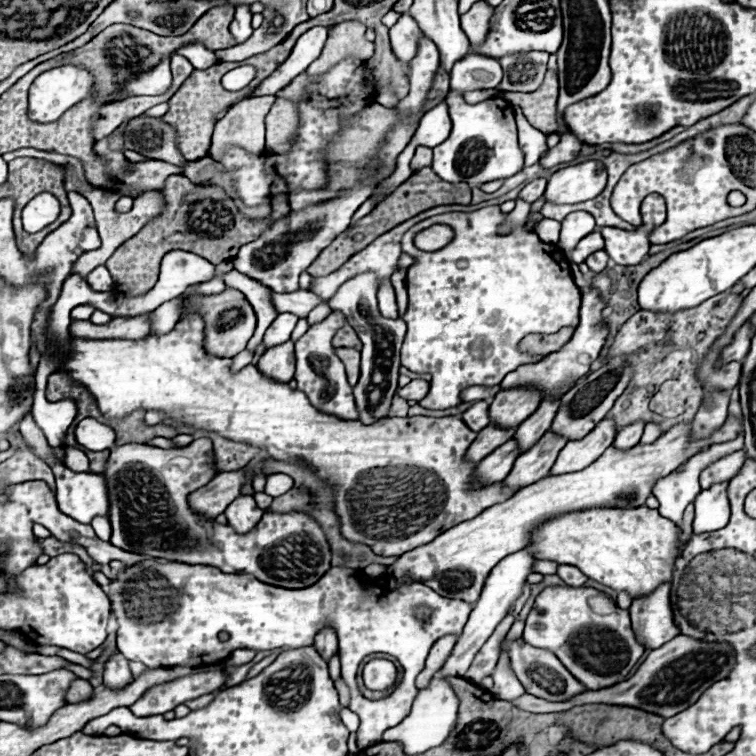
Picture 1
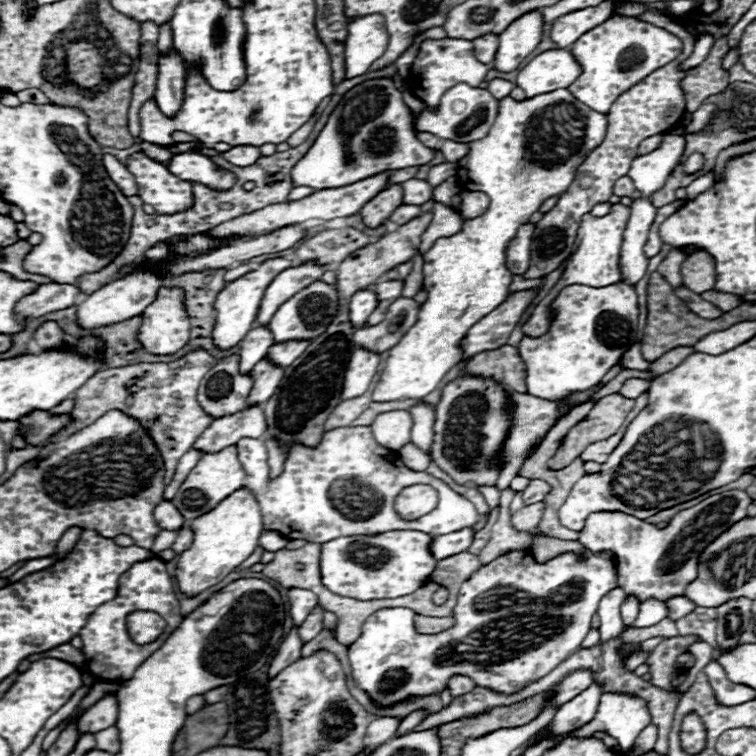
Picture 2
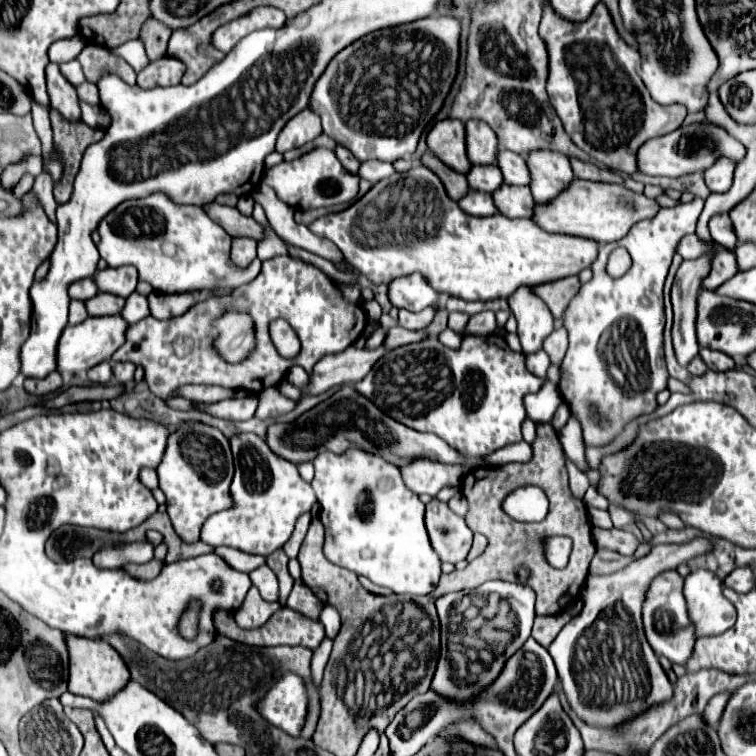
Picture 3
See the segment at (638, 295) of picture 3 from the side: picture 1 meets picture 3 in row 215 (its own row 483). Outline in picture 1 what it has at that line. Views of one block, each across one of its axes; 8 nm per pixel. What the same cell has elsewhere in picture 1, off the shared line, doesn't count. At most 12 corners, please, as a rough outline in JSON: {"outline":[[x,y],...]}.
{"outline":[[744,432],[692,456],[682,472],[660,478],[652,494],[660,514],[680,524],[684,508],[702,492],[700,472],[736,450]]}

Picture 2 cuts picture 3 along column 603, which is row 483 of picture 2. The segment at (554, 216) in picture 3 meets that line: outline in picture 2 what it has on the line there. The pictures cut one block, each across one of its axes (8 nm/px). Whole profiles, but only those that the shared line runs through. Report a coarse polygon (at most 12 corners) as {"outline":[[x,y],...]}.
{"outline":[[236,446],[202,456],[172,504],[186,520],[244,486]]}

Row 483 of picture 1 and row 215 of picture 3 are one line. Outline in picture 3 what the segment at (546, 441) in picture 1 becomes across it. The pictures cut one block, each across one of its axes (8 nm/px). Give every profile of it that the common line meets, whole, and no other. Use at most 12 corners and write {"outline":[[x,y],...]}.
{"outline":[[508,186],[492,194],[506,218],[532,218],[530,188]]}

